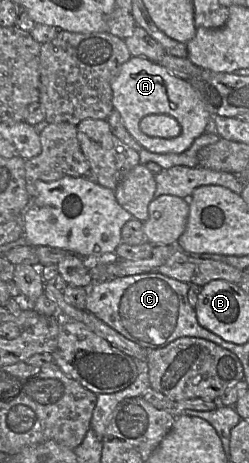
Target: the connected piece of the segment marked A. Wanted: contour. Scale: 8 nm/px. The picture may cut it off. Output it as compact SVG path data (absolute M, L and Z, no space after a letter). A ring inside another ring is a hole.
M132 56L122 65L119 74L111 83L111 88L114 109L120 113L124 126L133 138L150 152L183 153L205 132L210 112L198 93L189 81L171 74L158 62ZM153 114L166 114L175 118L182 129L180 135L174 138L159 138L143 133L140 129L141 120Z

